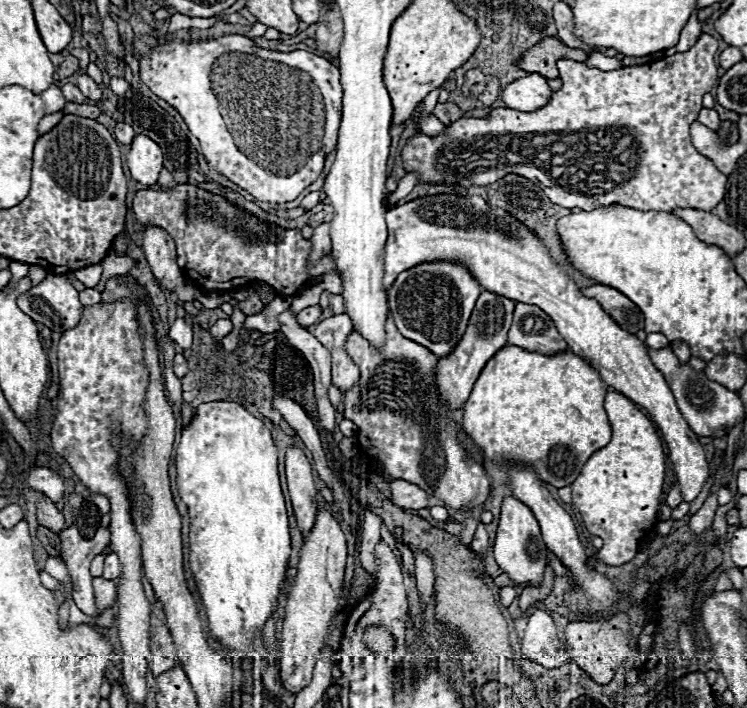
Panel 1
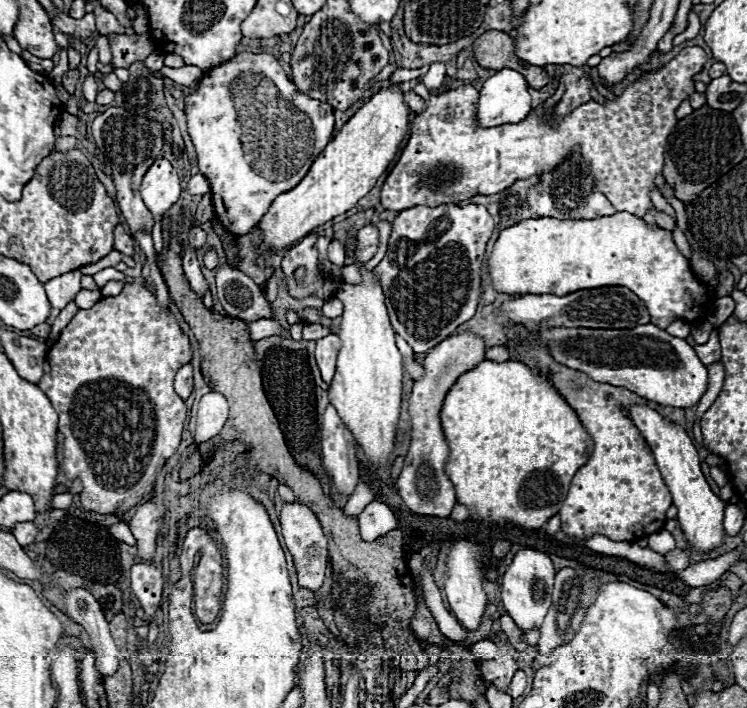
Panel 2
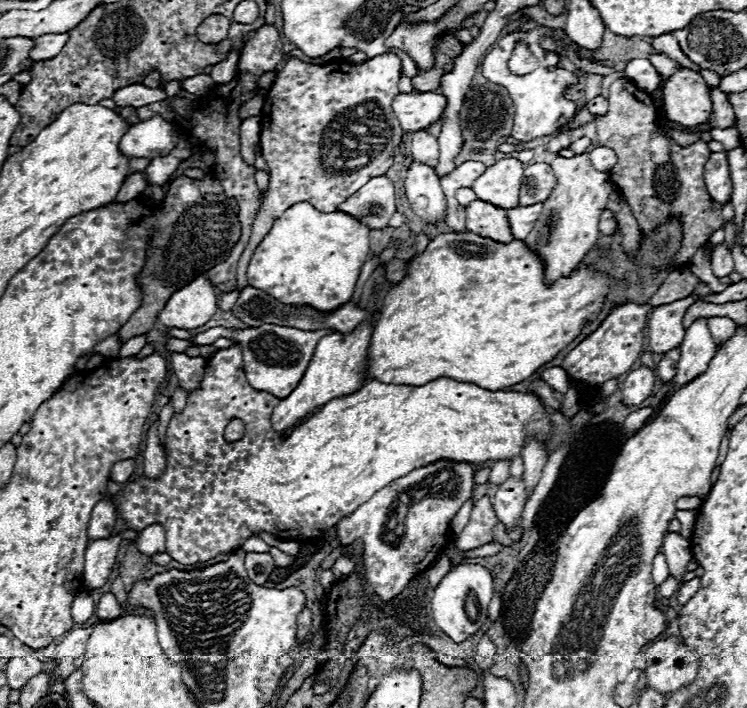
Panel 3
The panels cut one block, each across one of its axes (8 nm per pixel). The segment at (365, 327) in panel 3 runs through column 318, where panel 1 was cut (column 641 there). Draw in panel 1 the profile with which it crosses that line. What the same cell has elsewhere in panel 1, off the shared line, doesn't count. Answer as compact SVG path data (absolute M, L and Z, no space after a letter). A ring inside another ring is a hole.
M432 194L416 198L388 210L386 224L388 242L384 248L384 290L394 284L400 272L414 268L416 264L452 260L456 264L464 264L484 290L506 296L514 302L542 308L554 320L568 346L598 368L608 386L648 410L668 444L682 498L692 502L700 494L710 476L704 448L682 418L662 372L654 368L646 344L636 334L624 332L616 320L604 312L598 300L584 296L566 268L552 260L546 244L526 224L508 216L504 208L490 208L478 194Z

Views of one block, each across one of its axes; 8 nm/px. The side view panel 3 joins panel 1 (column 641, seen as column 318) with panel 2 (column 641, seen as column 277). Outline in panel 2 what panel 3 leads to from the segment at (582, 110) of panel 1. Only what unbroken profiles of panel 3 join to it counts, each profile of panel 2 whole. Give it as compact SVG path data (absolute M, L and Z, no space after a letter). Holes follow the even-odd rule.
M698 46L684 48L674 60L664 64L660 70L650 70L644 78L630 84L616 100L608 100L606 104L586 102L578 106L572 114L558 120L558 128L548 126L550 114L544 114L544 112L542 114L532 112L520 124L480 128L474 122L474 102L478 100L478 90L474 86L466 84L466 86L446 90L442 94L430 92L430 96L424 98L424 112L414 114L414 120L410 124L408 144L402 150L400 160L390 170L380 190L380 204L384 210L400 212L404 208L412 208L420 204L430 204L430 206L458 204L476 194L486 194L486 196L498 194L510 188L520 178L530 178L530 176L540 176L542 172L550 172L578 144L582 156L588 162L592 162L592 174L598 184L598 190L606 194L606 198L612 202L612 206L618 212L630 212L642 218L652 206L650 188L658 188L654 184L654 176L662 172L668 134L678 122L678 118L674 116L674 110L680 106L682 100L686 100L694 92L692 76L702 70L704 62L706 62L706 52L702 48Z

